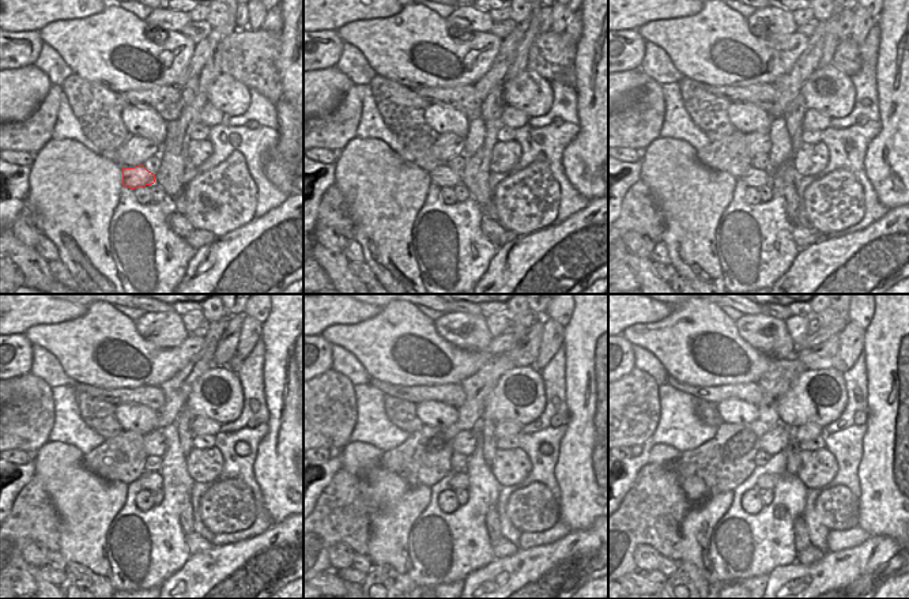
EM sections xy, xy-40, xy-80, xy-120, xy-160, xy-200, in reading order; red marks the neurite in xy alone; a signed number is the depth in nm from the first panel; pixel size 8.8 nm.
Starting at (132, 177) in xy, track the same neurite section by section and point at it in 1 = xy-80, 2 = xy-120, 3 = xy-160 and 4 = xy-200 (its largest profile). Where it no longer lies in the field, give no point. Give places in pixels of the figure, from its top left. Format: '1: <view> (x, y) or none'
1: xy-80 (754, 177)
2: xy-120 (150, 481)
3: xy-160 (460, 479)
4: xy-200 (768, 481)

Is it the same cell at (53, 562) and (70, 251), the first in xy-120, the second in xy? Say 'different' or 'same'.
different

